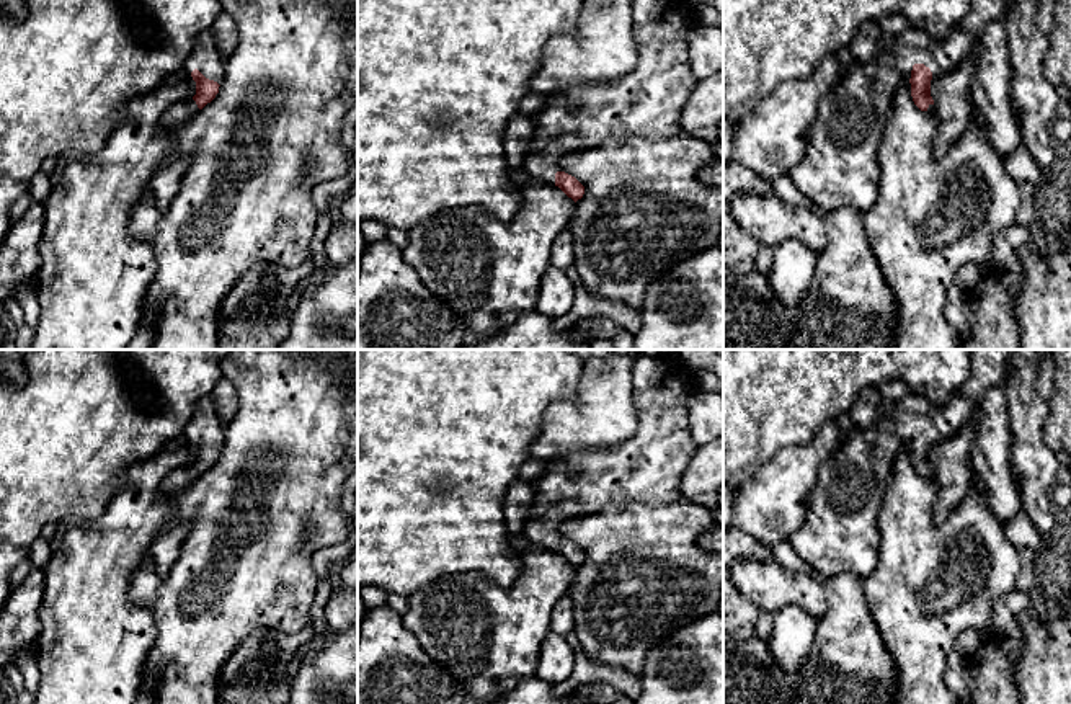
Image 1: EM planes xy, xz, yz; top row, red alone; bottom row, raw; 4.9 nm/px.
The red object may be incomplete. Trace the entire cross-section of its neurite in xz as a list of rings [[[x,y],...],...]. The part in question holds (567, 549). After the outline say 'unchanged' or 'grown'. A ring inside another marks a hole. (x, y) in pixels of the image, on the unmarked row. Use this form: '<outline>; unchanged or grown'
[[[673,353],[661,358],[638,354],[632,368],[633,405],[638,418],[635,436],[611,449],[573,451],[547,461],[544,474],[531,482],[534,500],[522,536],[539,549],[558,552],[576,568],[583,564],[584,552],[575,542],[557,536],[563,521],[633,501],[673,503],[682,498],[681,479],[699,448],[692,439],[686,410],[687,395],[699,389],[695,372]]]; grown

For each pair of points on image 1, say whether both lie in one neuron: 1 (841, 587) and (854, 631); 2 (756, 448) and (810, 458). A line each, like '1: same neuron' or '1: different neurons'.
1: same neuron
2: different neurons

